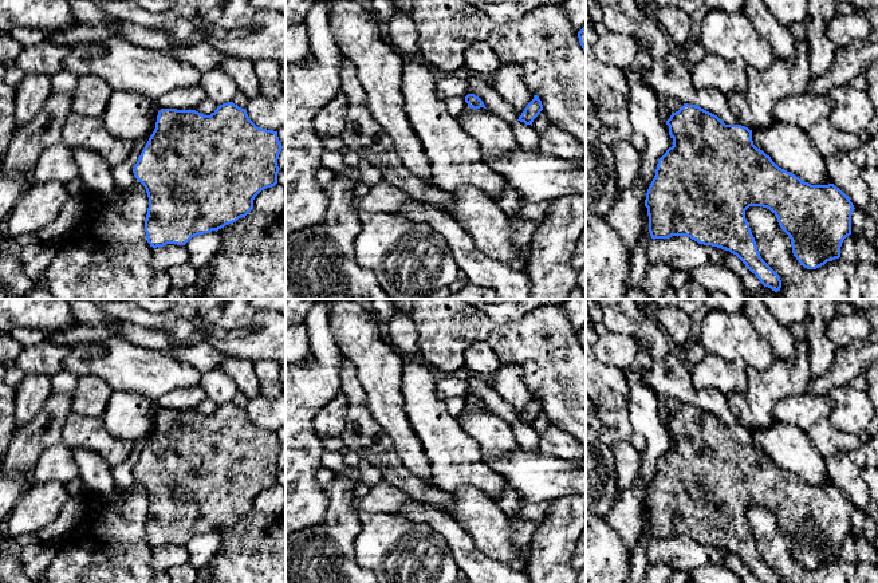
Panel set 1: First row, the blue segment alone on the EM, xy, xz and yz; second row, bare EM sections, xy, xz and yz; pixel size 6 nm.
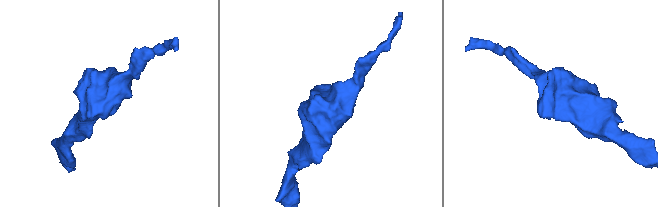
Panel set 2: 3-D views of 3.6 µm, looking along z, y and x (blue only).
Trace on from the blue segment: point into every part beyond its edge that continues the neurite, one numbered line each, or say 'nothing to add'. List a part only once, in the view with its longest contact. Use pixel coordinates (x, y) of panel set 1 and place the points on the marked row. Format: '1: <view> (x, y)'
nothing to add

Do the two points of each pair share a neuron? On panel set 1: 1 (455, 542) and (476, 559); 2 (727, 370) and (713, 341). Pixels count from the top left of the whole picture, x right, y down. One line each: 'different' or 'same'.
1: same
2: different

